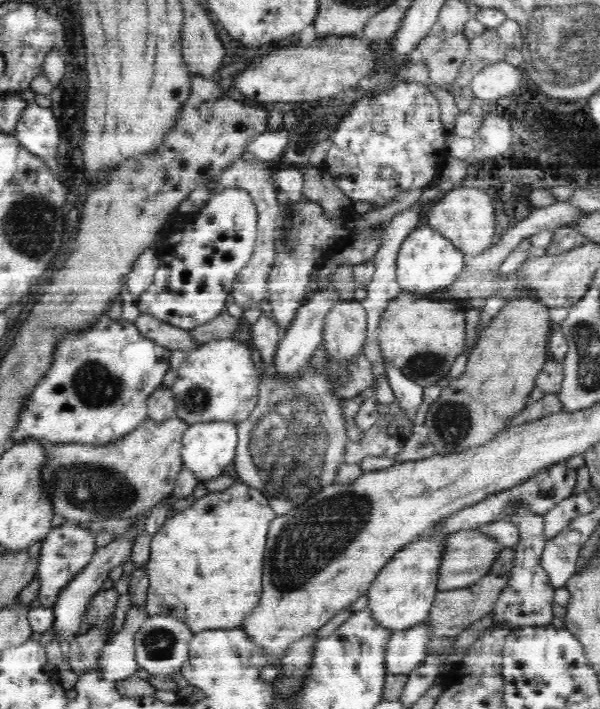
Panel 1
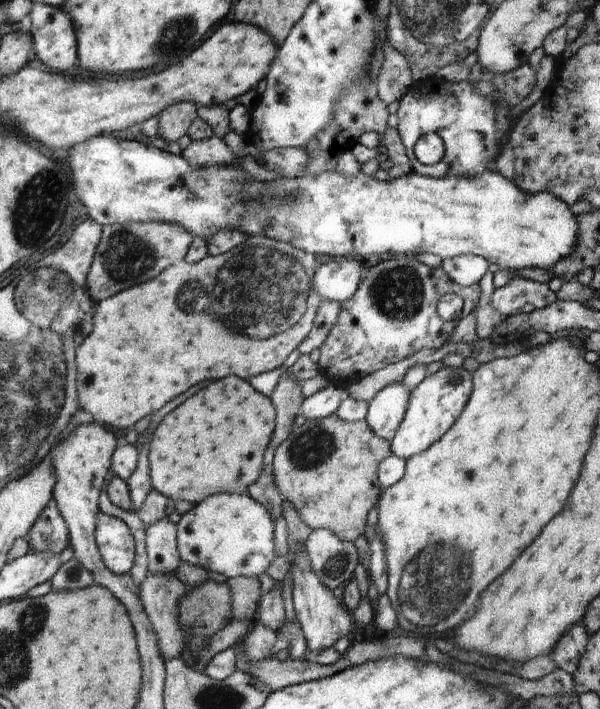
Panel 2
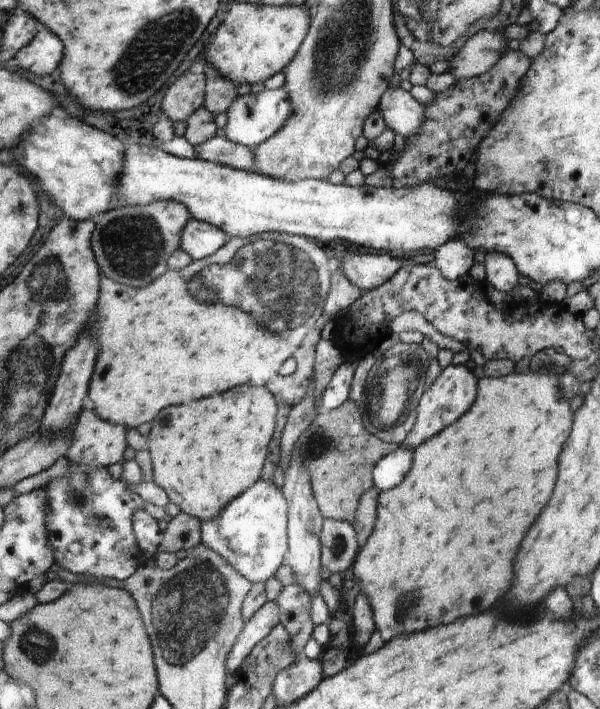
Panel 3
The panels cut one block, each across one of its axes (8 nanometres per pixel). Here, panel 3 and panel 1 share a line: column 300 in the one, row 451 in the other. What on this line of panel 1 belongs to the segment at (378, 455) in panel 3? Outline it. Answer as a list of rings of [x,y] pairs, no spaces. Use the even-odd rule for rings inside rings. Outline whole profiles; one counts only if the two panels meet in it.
[[[510,298],[508,304],[496,314],[496,318],[491,320],[492,324],[485,328],[486,332],[482,332],[475,347],[470,351],[466,370],[462,372],[462,376],[458,380],[450,381],[442,390],[438,400],[426,412],[424,427],[428,431],[428,442],[434,447],[436,455],[454,454],[482,446],[500,431],[505,431],[516,414],[520,414],[526,408],[530,394],[535,388],[535,381],[547,359],[550,358],[548,337],[555,324],[548,315],[548,309],[549,307],[538,300]]]

